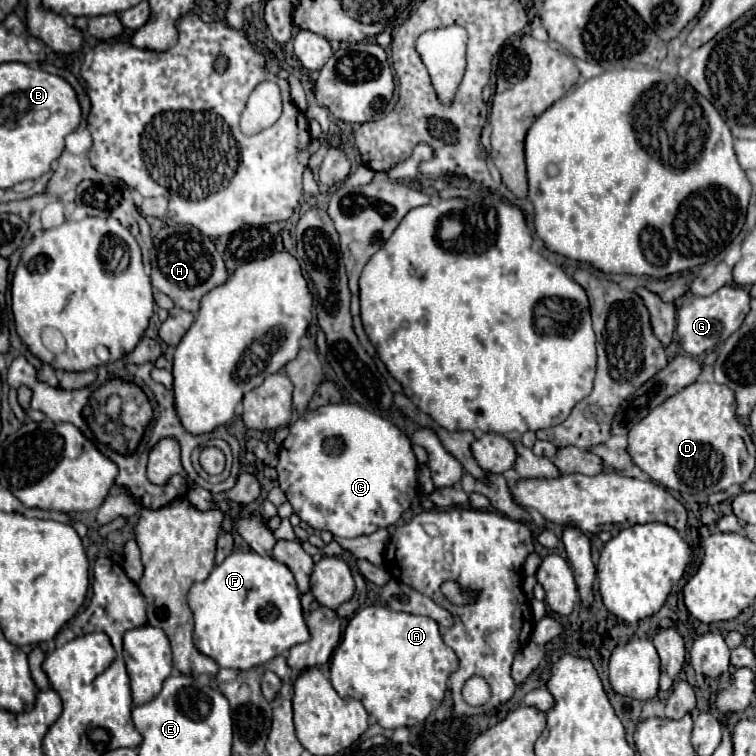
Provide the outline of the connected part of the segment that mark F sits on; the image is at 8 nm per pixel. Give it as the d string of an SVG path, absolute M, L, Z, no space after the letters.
M232 552L204 582L190 588L188 604L196 624L196 648L222 668L248 670L262 666L292 646L310 640L292 572L282 562L262 558L256 552Z

